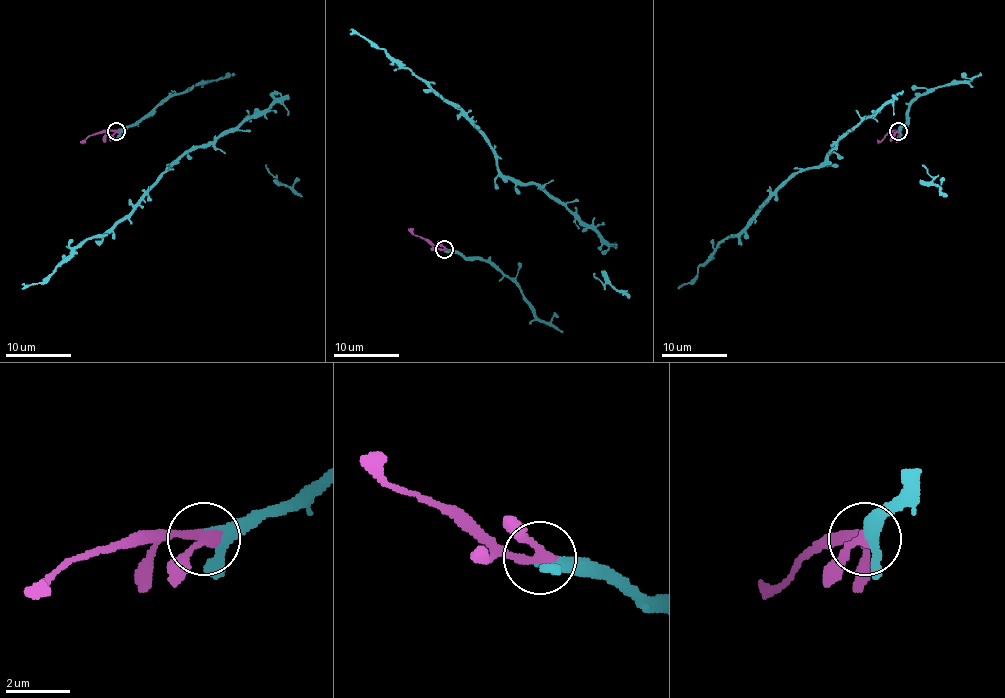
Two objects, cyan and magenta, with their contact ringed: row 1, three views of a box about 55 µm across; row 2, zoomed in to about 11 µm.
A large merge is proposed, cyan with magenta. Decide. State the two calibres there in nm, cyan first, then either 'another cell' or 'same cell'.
280 nm thick on the cyan side, 260 nm on the other; same cell

